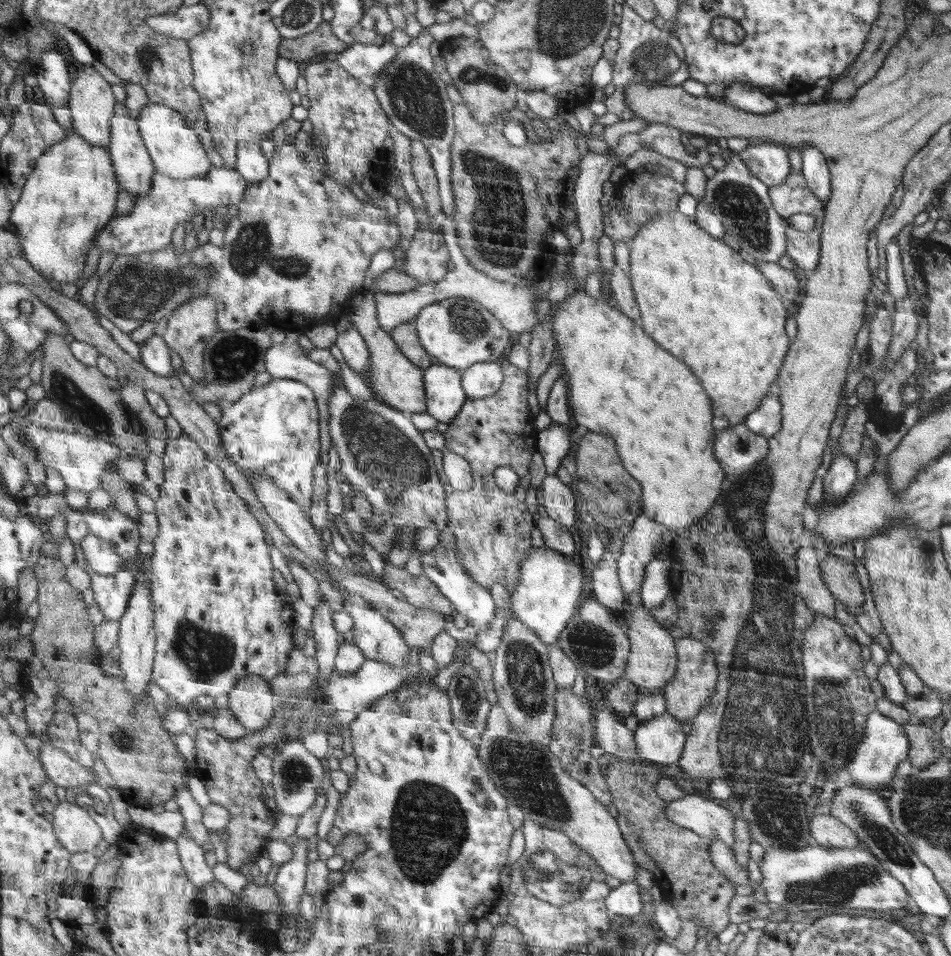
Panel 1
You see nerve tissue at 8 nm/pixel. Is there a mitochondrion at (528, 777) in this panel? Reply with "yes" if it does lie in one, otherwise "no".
yes

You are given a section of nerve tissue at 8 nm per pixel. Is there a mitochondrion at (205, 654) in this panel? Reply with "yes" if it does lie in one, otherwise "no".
yes

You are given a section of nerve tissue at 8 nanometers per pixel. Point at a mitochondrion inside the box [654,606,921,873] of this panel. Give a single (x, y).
(838, 715)

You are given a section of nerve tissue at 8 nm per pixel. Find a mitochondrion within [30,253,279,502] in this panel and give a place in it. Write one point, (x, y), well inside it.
(136, 290)

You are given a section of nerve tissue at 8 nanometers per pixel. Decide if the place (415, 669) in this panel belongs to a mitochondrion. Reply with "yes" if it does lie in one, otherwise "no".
no

